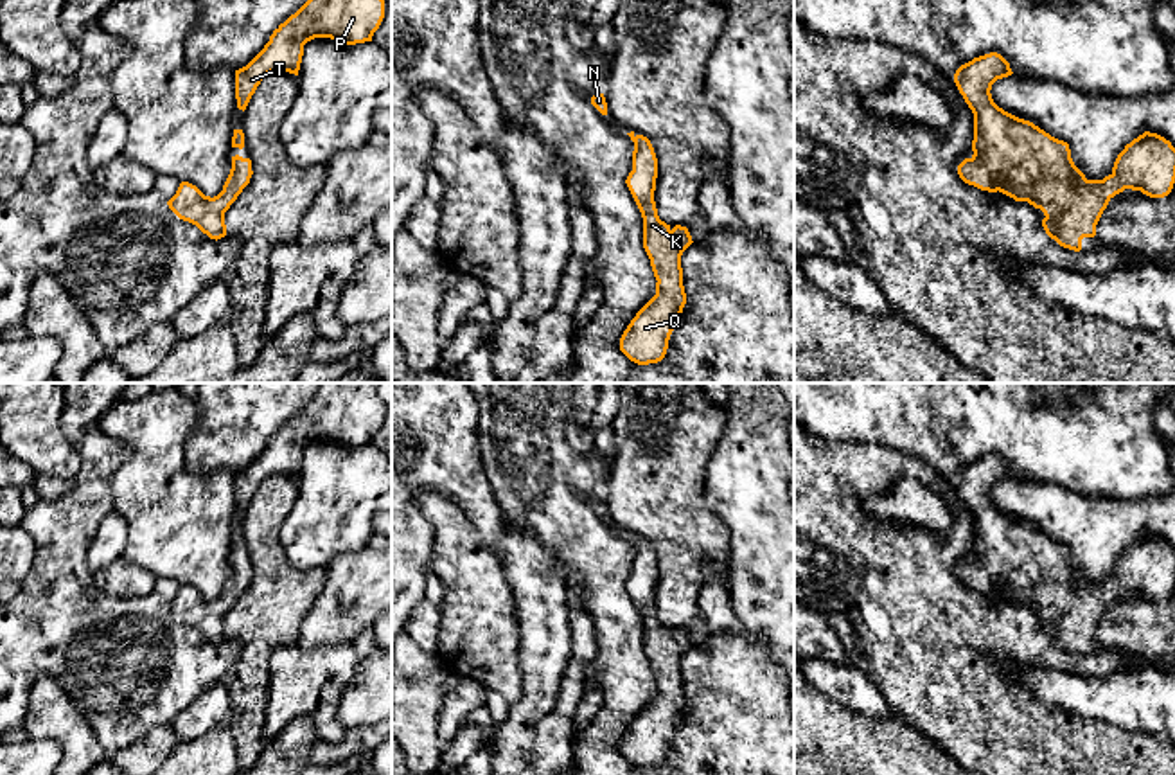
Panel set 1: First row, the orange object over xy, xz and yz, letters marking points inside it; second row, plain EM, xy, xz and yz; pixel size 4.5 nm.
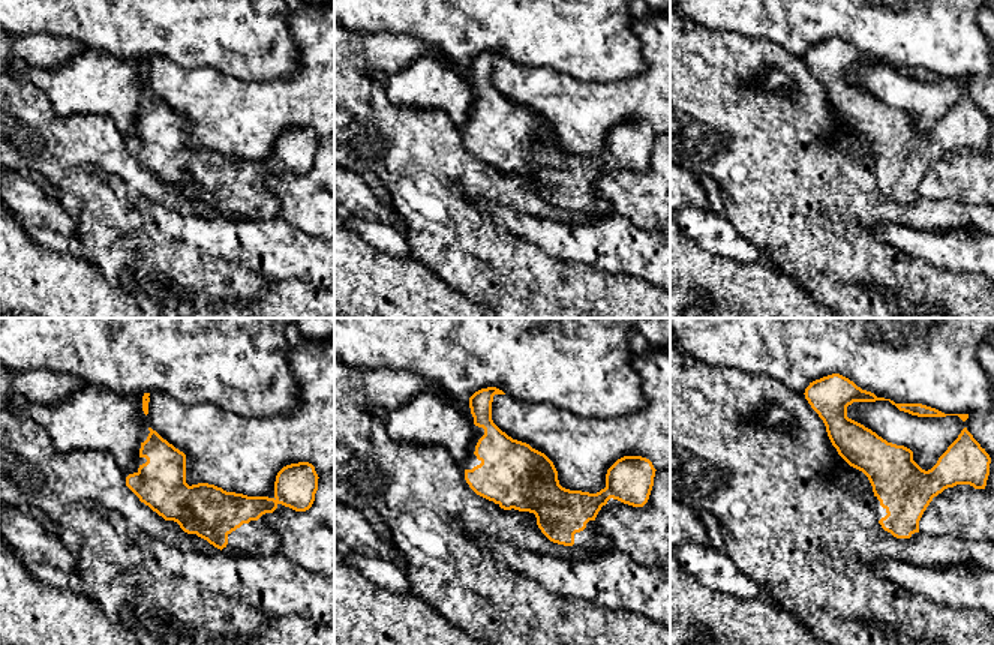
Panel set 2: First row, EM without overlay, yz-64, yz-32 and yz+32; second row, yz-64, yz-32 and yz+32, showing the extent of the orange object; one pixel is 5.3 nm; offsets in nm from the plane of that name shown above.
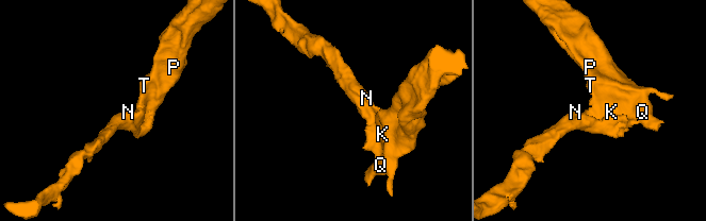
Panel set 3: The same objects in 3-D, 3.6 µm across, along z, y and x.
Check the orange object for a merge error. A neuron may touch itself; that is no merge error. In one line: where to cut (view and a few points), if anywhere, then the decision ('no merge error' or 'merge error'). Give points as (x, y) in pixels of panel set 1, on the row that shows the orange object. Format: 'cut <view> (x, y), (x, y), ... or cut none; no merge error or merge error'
cut none; no merge error

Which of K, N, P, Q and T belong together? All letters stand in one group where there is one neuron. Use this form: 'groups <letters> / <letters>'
groups K N P Q T

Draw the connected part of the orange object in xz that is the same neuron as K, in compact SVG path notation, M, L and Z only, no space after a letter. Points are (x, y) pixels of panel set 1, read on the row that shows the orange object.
M634 131L627 133L634 142L632 171L625 183L643 218L643 248L650 259L650 266L656 277L656 295L636 313L620 338L620 351L638 365L658 363L665 358L670 334L679 322L683 307L686 304L686 293L683 286L681 255L694 243L686 227L676 225L674 228L659 219L654 191L658 178L658 158L650 140Z

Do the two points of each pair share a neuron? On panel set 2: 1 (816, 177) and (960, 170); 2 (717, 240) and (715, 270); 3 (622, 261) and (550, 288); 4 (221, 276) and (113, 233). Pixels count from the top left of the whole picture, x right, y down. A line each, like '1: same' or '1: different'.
1: different
2: different
3: different
4: same

